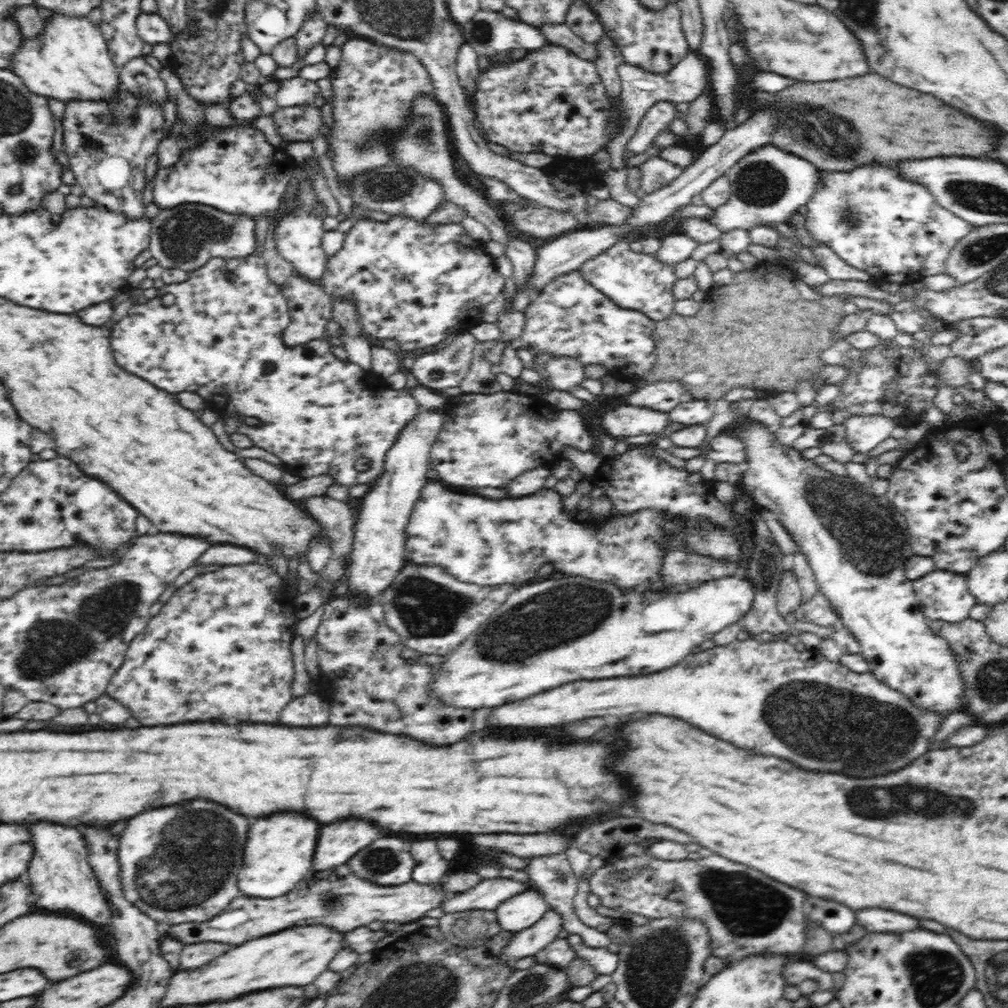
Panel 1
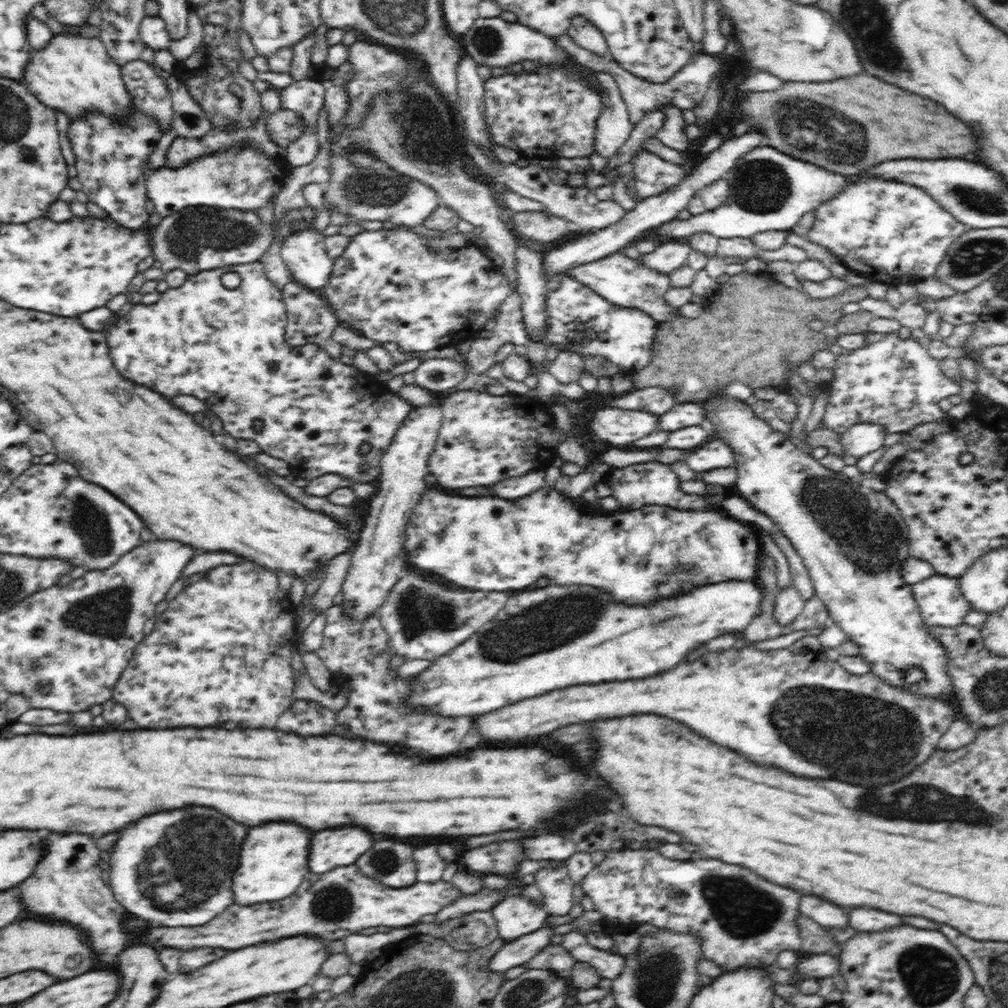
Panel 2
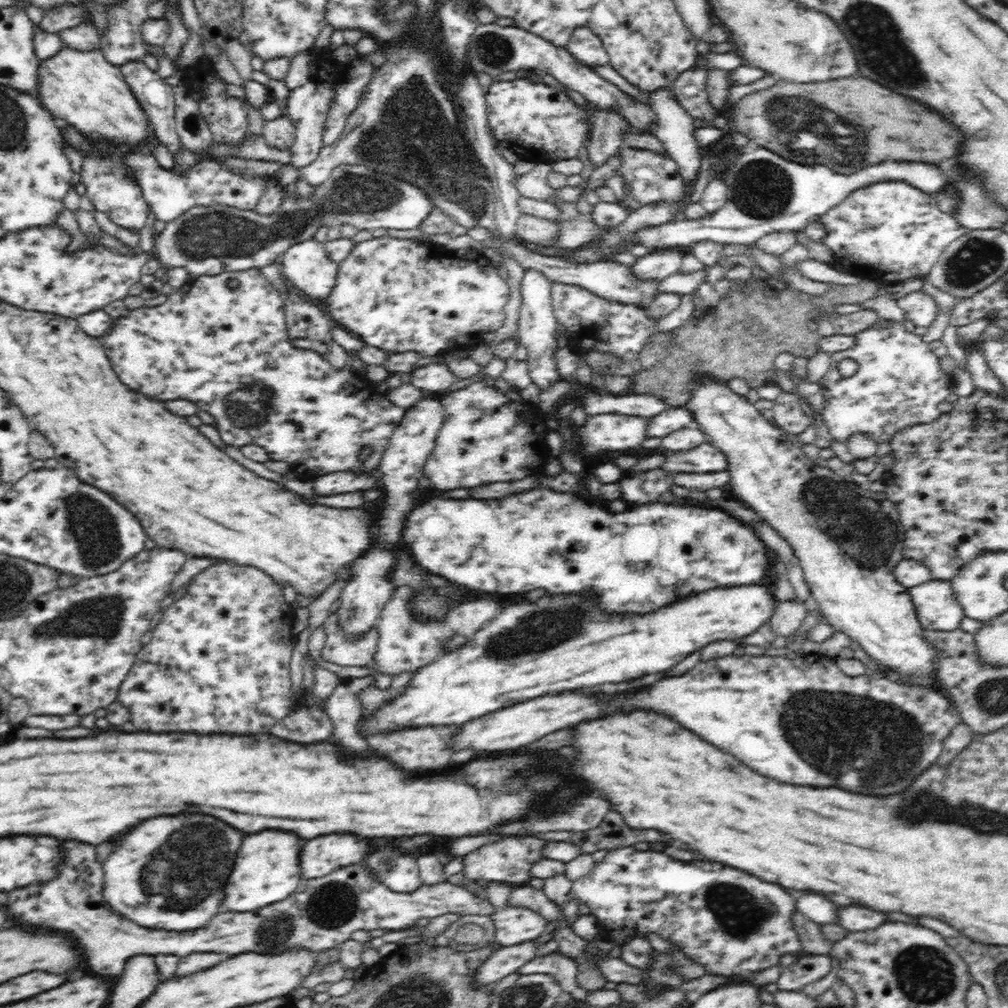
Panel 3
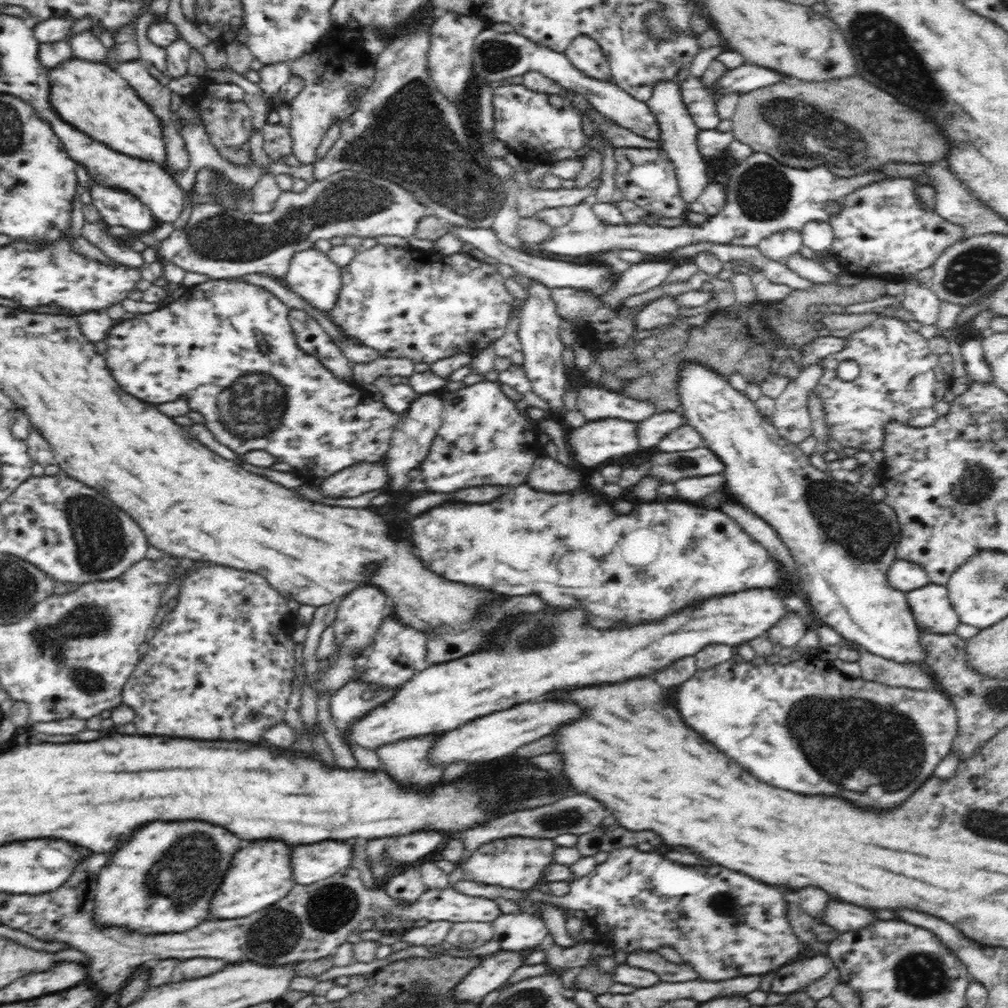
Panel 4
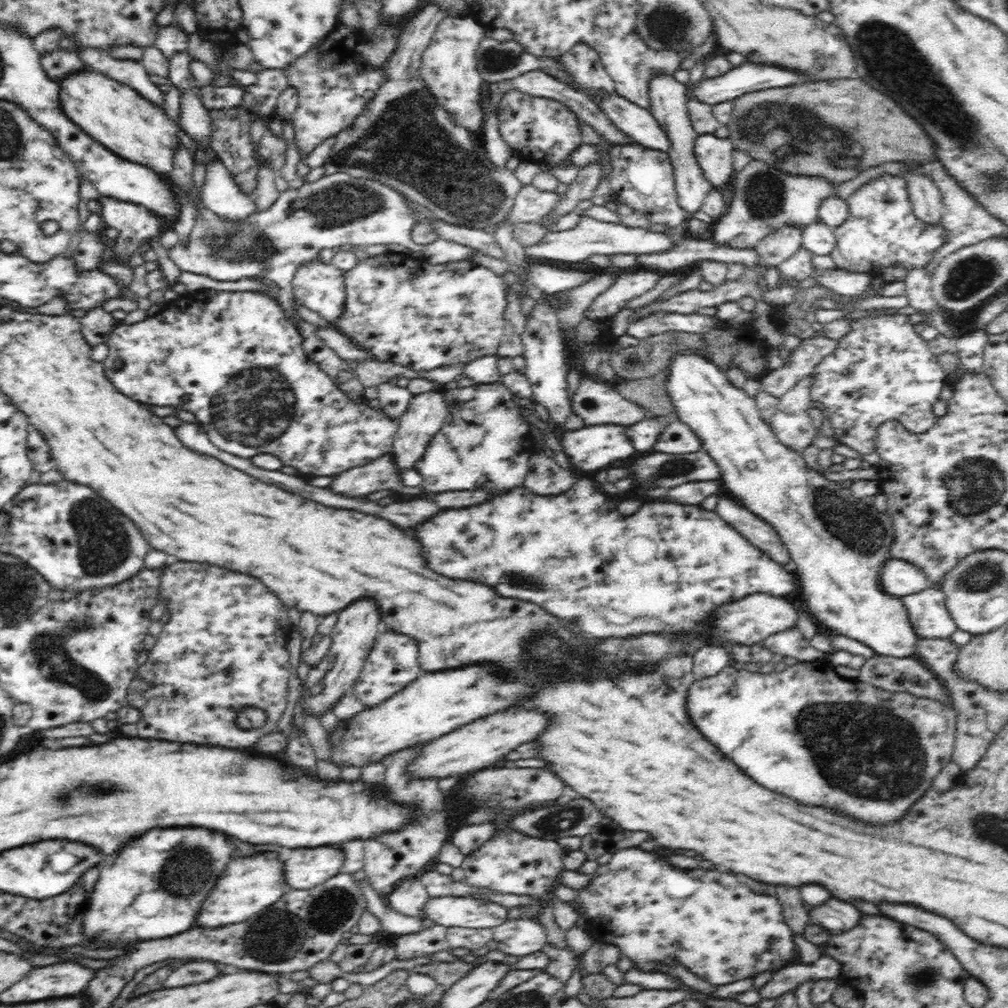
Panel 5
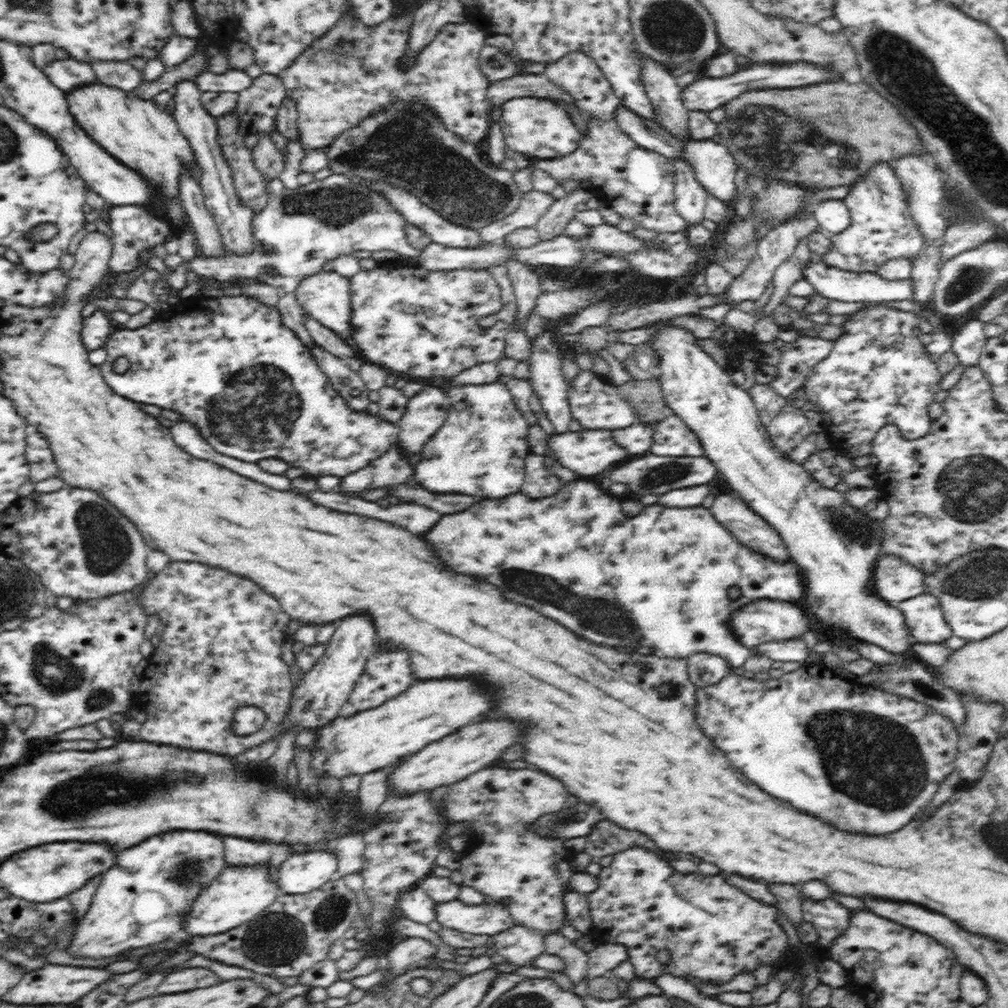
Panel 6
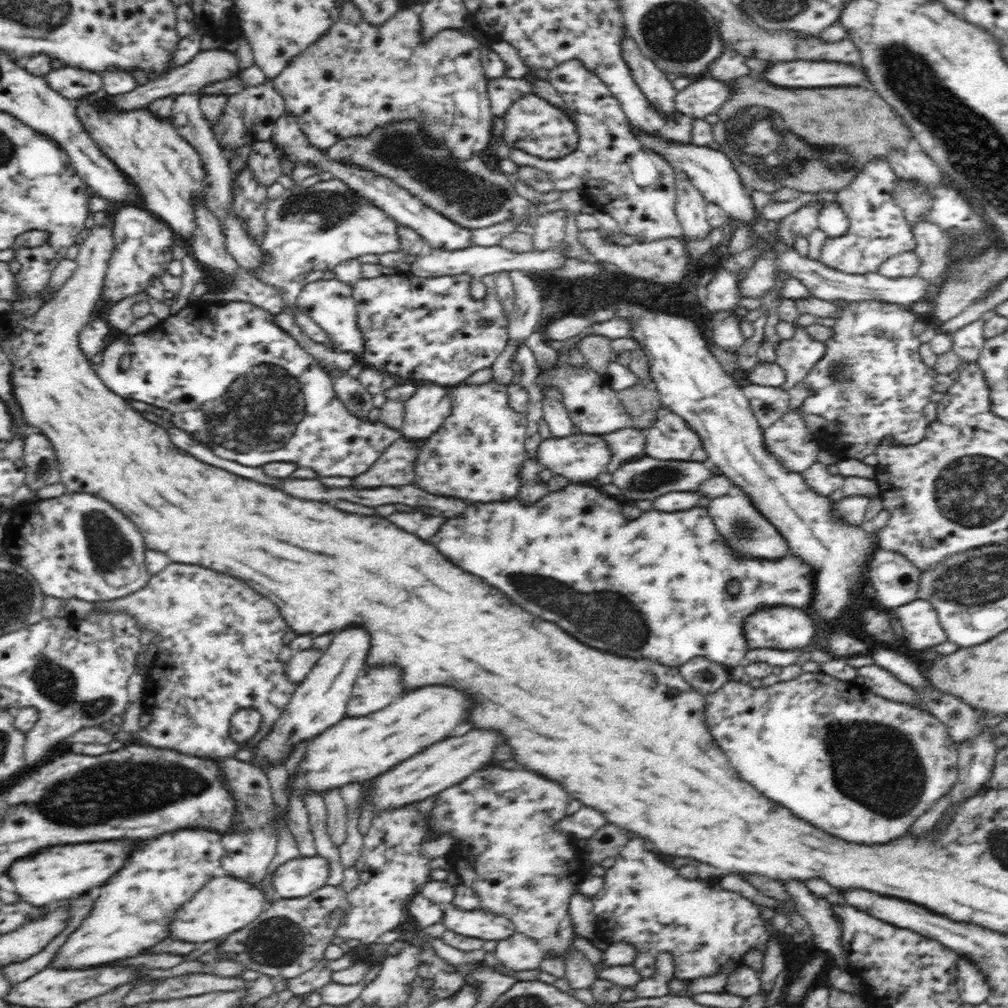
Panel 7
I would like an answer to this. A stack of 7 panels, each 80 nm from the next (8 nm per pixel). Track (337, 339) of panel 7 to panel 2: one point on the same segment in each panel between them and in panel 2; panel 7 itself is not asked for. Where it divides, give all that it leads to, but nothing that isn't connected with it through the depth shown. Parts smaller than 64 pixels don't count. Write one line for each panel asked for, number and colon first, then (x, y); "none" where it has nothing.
2: (304, 253)
3: (307, 266)
4: (312, 275)
5: (319, 286)
6: (326, 297)

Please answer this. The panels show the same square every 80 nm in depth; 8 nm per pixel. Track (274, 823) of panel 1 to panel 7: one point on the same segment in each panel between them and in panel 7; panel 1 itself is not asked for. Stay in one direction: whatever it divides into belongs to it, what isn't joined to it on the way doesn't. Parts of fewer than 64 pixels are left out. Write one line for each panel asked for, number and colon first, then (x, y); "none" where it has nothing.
2: (273, 862)
3: (266, 870)
4: (261, 875)
5: (247, 885)
6: (240, 893)
7: (225, 904)

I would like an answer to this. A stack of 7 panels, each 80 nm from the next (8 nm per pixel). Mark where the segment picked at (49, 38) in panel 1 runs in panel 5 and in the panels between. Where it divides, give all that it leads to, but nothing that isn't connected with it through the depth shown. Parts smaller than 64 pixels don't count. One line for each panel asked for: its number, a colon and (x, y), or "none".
2: (74, 75)
3: (83, 89)
4: (90, 96)
5: (120, 119)

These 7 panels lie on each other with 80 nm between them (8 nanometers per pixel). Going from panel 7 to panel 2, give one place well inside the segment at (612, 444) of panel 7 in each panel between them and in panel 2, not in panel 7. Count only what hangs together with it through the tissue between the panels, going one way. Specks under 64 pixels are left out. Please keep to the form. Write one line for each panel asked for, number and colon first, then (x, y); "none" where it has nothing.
2: (681, 415)
3: (674, 418)
4: (650, 431)
5: (643, 435)
6: (637, 439)

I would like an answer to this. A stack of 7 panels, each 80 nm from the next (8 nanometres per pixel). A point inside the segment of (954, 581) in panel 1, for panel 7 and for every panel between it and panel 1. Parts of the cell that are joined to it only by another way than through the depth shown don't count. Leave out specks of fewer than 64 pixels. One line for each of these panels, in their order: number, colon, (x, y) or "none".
2: (940, 601)
3: (937, 608)
4: (933, 612)
5: (928, 614)
6: (923, 615)
7: (922, 629)

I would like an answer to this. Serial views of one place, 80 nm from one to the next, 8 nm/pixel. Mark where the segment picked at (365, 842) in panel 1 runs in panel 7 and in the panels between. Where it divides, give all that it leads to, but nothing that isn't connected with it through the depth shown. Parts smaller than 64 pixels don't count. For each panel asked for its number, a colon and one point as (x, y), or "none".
2: (331, 848)
3: (321, 856)
4: (310, 863)
5: (304, 868)
6: (301, 873)
7: (301, 876)

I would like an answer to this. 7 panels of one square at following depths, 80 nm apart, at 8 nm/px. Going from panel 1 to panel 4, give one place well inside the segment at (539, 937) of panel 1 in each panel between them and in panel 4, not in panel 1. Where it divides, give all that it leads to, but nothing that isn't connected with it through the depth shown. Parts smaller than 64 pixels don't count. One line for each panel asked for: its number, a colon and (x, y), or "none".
2: (516, 952)
3: (506, 960)
4: (493, 972)

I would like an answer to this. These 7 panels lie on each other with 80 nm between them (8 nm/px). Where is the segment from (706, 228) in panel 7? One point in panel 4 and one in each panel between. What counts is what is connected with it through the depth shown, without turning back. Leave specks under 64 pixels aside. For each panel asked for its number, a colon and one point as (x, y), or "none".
4: (679, 134)
5: (668, 98)
6: (690, 196)

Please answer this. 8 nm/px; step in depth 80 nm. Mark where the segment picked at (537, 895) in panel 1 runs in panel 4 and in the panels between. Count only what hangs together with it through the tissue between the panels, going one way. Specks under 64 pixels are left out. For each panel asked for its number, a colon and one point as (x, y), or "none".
2: (515, 916)
3: (514, 925)
4: (514, 932)

